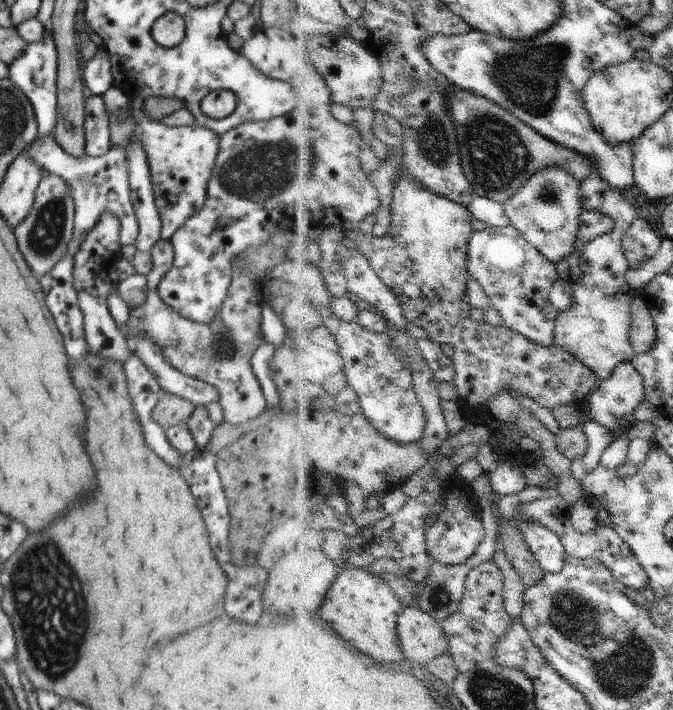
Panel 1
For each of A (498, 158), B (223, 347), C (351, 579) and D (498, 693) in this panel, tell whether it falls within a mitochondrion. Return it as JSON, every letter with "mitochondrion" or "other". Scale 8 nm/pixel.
{"A":"mitochondrion","B":"mitochondrion","C":"other","D":"mitochondrion"}

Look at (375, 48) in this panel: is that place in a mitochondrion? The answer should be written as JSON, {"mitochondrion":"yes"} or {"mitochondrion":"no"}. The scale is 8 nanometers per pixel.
{"mitochondrion":"no"}

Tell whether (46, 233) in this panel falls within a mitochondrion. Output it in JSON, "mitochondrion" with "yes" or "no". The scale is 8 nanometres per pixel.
{"mitochondrion":"yes"}

